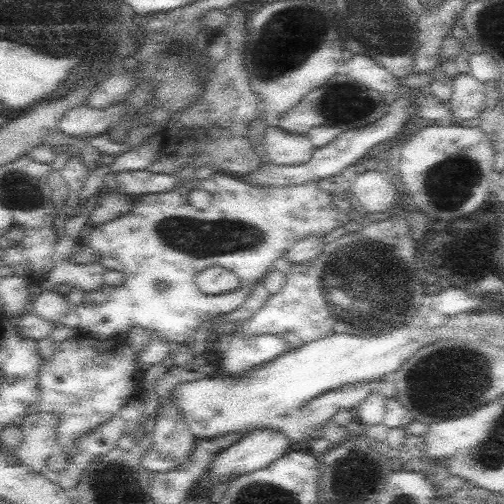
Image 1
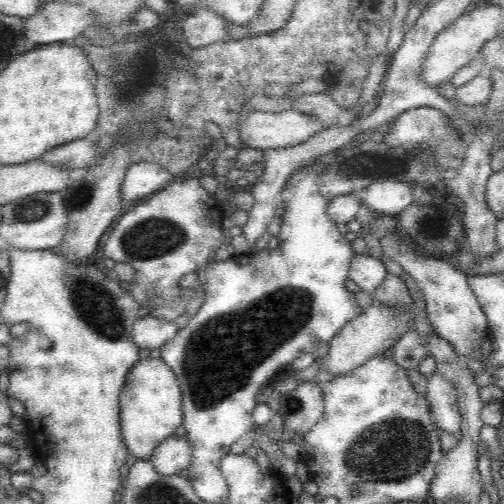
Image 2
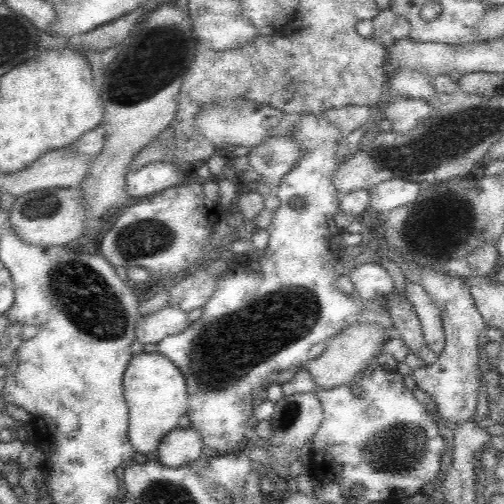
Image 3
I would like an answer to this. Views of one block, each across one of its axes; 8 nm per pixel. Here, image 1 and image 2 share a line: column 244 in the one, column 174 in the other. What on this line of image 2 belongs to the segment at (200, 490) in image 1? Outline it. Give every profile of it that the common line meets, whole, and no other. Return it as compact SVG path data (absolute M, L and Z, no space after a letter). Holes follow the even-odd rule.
M170 436L152 452L150 462L158 474L174 476L180 474L184 468L188 468L190 458L192 458L192 448L186 442L186 438Z

